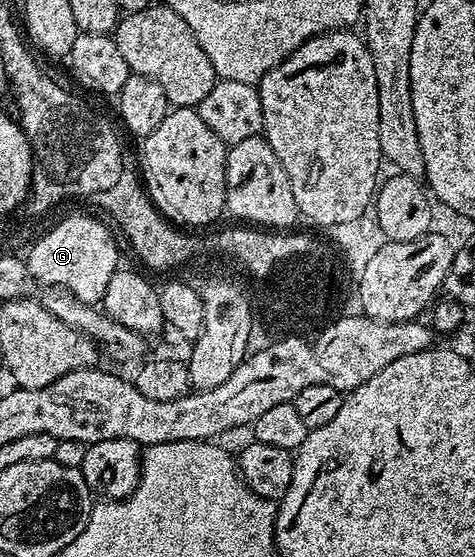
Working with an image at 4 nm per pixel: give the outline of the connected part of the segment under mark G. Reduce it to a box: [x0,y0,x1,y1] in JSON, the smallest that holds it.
[26,215,121,304]

